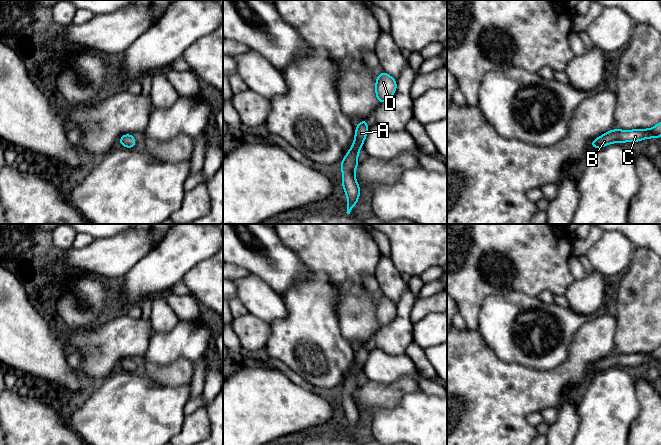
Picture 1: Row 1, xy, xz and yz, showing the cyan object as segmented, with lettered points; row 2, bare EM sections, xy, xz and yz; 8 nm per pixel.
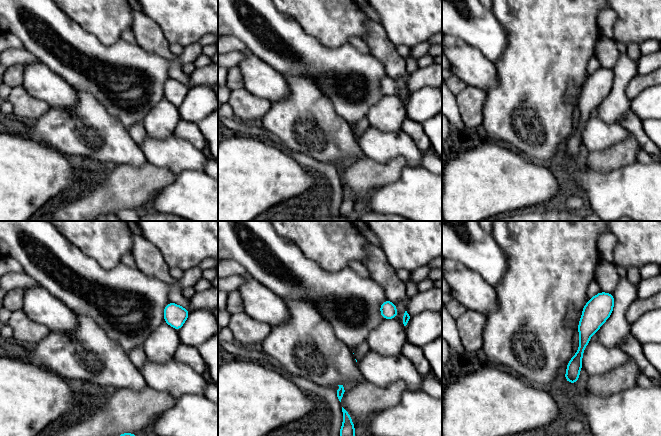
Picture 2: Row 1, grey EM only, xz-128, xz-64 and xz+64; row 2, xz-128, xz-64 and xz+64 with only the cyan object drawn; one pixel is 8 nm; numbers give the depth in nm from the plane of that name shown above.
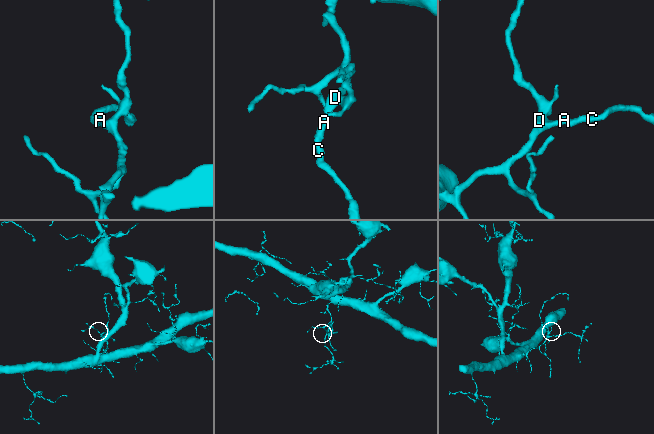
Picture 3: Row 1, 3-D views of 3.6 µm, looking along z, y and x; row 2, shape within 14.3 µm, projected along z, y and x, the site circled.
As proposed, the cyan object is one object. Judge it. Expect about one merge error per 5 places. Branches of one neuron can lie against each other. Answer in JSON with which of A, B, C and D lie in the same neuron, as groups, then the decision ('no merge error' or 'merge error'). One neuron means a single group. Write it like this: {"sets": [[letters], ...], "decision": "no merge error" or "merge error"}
{"sets": [["A", "B", "C", "D"]], "decision": "no merge error"}

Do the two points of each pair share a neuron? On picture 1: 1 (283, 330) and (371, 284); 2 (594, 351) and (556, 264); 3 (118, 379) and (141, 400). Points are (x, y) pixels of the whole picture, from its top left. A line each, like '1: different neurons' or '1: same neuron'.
1: different neurons
2: different neurons
3: same neuron

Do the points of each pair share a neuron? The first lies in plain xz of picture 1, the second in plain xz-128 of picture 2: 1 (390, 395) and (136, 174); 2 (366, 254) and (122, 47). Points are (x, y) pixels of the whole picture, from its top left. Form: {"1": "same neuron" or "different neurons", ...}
{"1": "same neuron", "2": "different neurons"}

